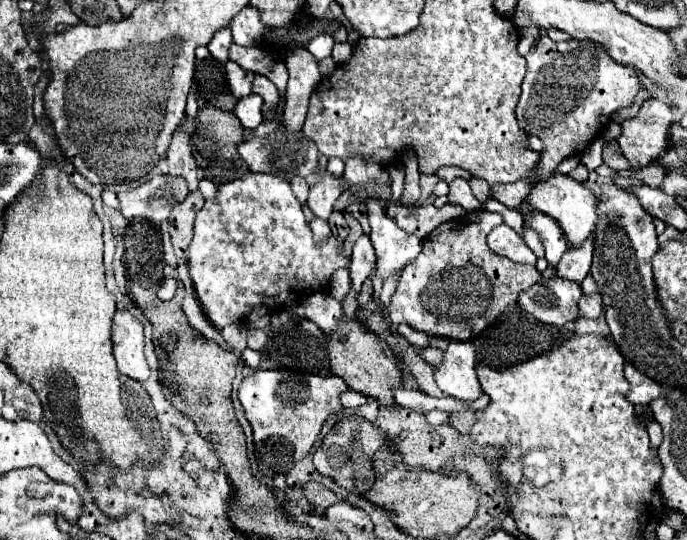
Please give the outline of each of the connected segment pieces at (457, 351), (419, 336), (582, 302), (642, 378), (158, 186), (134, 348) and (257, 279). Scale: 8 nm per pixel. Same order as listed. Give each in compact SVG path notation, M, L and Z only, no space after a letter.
M451 341L443 365L435 369L435 381L441 391L461 401L475 401L481 393L475 377L475 347L471 341Z
M404 323L404 327L401 325L401 327L397 328L396 331L399 335L407 339L407 343L409 343L409 345L413 345L413 347L425 347L425 345L429 343L429 339L431 339L431 335L429 335L429 333L417 331L417 329L409 327L406 323Z
M583 295L579 299L579 317L599 317L603 311L599 295Z
M629 363L624 365L625 379L629 381L630 391L627 395L627 399L635 405L647 405L651 403L653 399L659 399L663 397L663 389L661 385L657 385L653 379L649 379L647 375L639 373L633 365Z
M169 175L151 177L149 181L131 191L117 193L119 199L117 213L123 215L125 219L143 217L155 223L163 223L169 219L171 209L179 201L183 201L187 193L189 191L185 179L181 177L169 177Z
M125 309L113 317L113 355L119 373L125 377L135 381L149 377L149 365L143 355L143 323Z
M247 173L219 185L217 195L213 199L205 199L203 209L195 217L187 263L205 317L217 329L223 329L233 323L245 323L255 307L275 311L285 307L287 297L297 303L315 291L327 291L333 273L339 267L349 267L349 257L345 255L343 241L337 241L335 235L329 235L321 243L313 241L313 233L305 223L301 203L293 195L287 179L267 173Z

